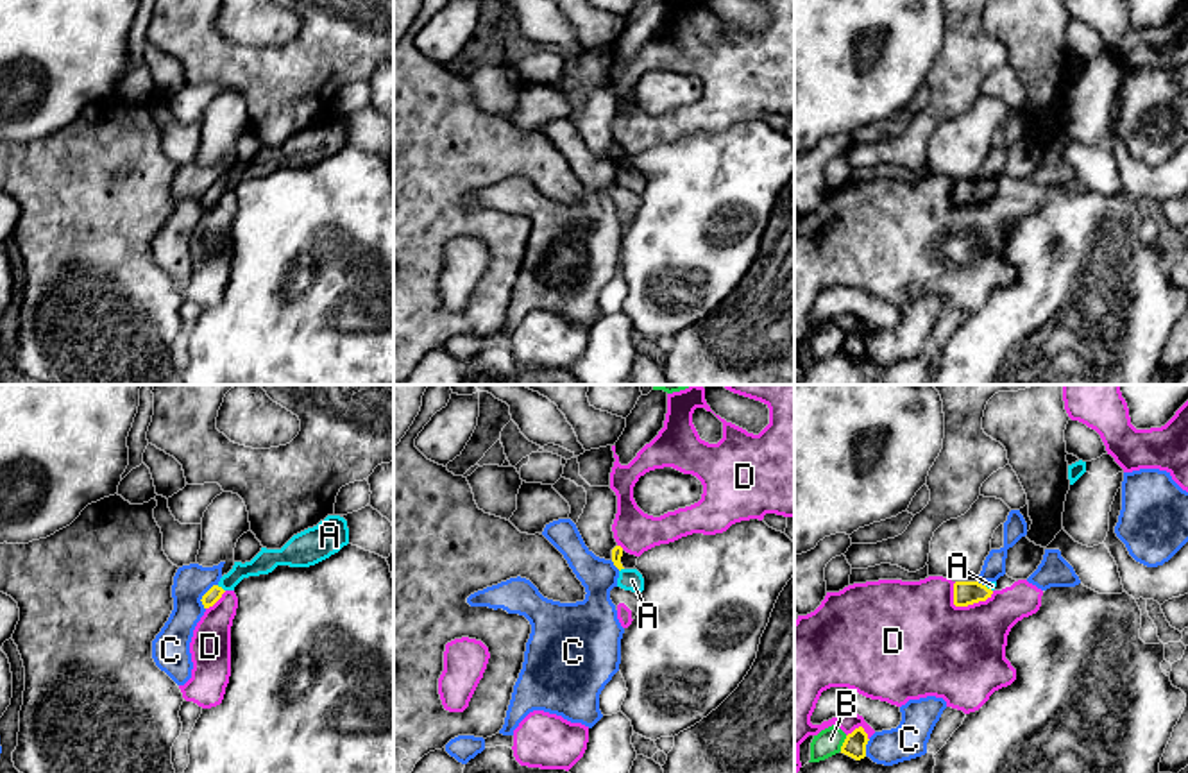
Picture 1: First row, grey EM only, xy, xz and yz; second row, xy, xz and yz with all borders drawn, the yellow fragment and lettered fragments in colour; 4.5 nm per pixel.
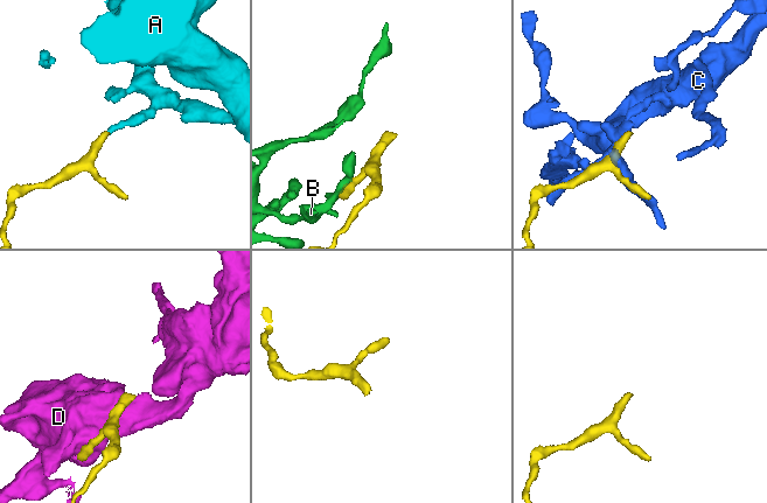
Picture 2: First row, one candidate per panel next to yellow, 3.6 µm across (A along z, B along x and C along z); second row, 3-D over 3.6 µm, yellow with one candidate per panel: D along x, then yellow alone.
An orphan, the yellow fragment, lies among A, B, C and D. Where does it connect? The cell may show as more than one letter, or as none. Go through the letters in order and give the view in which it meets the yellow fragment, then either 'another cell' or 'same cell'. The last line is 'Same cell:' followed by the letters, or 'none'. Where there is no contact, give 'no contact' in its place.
A: xy | same cell
B: yz | another cell
C: xy | another cell
D: yz | another cell
Same cell: A

